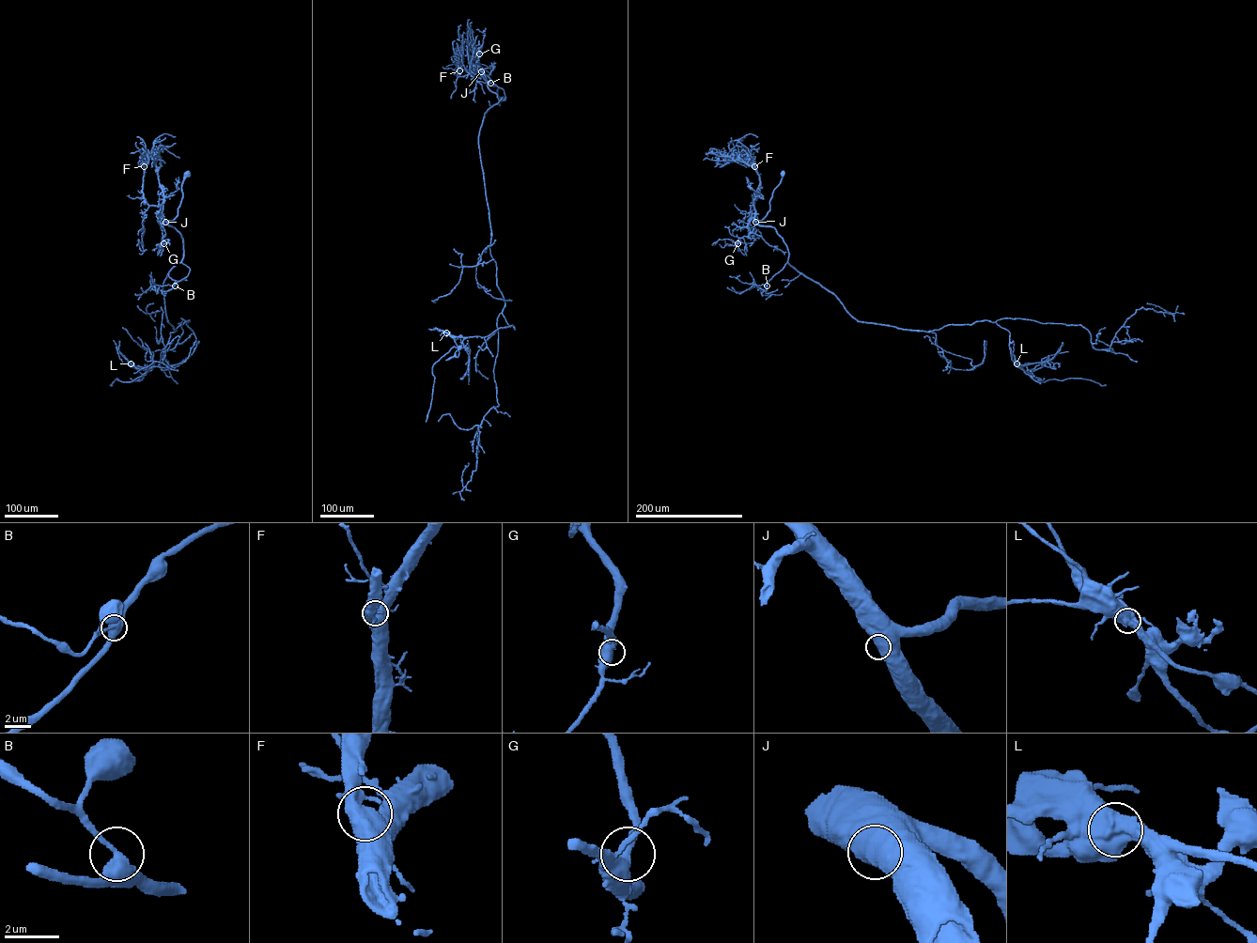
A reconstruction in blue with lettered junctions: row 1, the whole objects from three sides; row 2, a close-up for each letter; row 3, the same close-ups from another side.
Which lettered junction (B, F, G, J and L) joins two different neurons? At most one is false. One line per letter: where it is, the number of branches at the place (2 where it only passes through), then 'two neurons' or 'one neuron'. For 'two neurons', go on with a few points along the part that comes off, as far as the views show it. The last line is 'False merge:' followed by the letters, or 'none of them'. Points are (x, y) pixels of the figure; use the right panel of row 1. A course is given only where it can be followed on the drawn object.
B: (767, 285) | 2 | one neuron
F: (754, 166) | 2 | one neuron
G: (737, 243) | 2 | one neuron
J: (755, 222) | 1 | one neuron
L: (1016, 363) | 2 | two neurons | (1016, 363), (1038, 382), (1077, 378), (1106, 385)
False merge: L

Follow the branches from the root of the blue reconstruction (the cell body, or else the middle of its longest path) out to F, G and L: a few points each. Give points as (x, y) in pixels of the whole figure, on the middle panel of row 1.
F: (503, 98), (498, 96), (498, 87), (483, 71), (463, 69), (458, 76), (459, 70)
G: (503, 98), (498, 96), (498, 87), (477, 68), (479, 54)
L: (503, 98), (482, 71), (499, 104), (485, 114), (478, 139), (490, 254), (512, 325), (484, 337), (446, 332)

